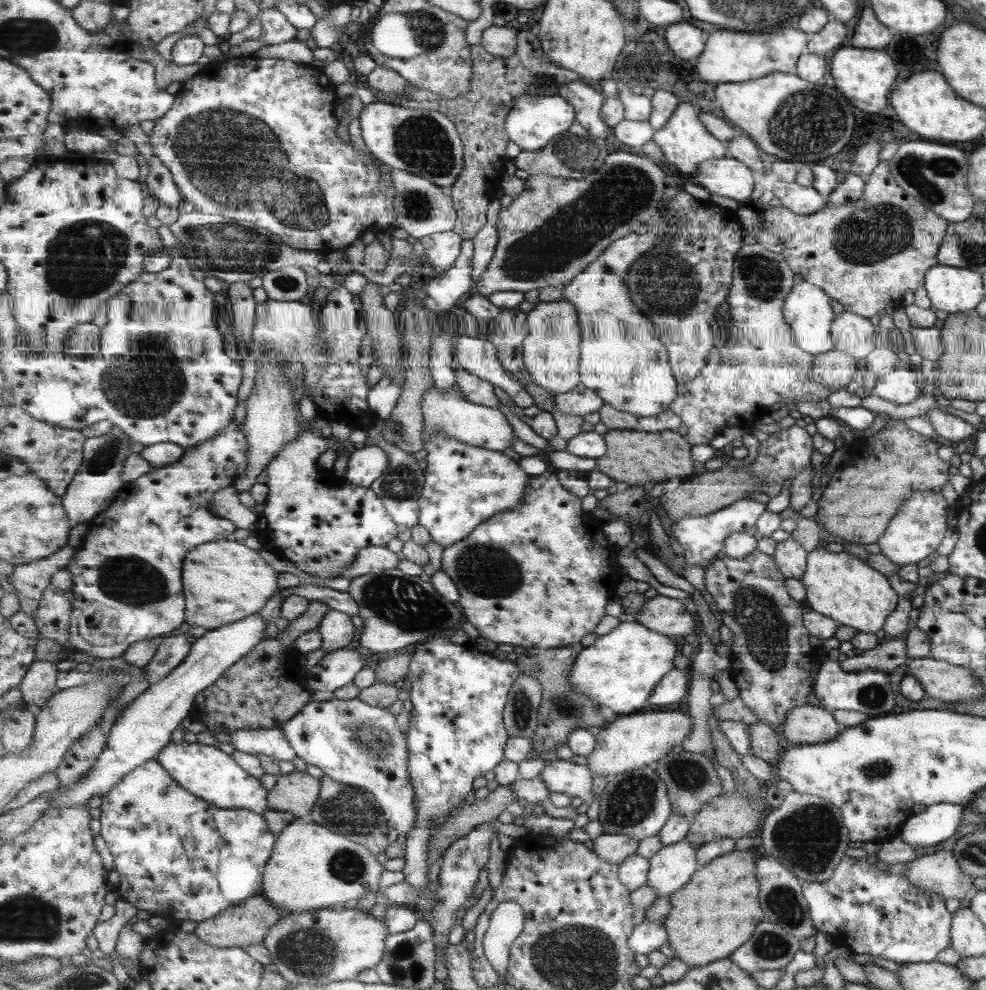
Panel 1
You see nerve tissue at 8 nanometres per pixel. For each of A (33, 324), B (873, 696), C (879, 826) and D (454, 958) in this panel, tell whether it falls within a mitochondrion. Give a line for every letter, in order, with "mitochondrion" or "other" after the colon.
A: other
B: mitochondrion
C: other
D: other

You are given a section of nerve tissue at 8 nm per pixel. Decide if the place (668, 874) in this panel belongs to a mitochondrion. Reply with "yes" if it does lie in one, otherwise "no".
no

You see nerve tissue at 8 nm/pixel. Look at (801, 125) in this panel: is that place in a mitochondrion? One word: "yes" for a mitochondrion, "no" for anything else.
yes

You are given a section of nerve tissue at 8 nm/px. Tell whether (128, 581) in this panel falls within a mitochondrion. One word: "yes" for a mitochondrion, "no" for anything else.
yes

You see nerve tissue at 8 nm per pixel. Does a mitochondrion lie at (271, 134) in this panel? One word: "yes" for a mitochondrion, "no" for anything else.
yes

